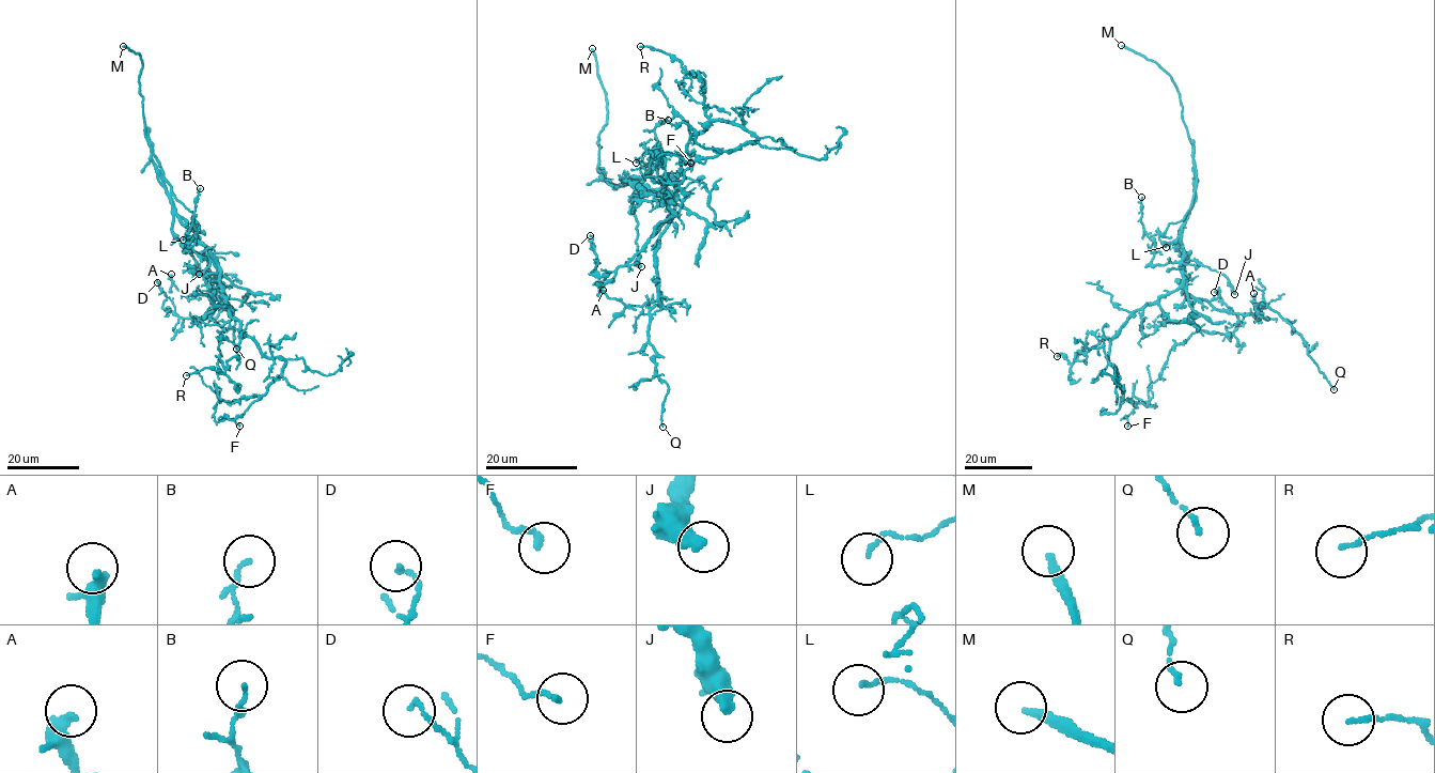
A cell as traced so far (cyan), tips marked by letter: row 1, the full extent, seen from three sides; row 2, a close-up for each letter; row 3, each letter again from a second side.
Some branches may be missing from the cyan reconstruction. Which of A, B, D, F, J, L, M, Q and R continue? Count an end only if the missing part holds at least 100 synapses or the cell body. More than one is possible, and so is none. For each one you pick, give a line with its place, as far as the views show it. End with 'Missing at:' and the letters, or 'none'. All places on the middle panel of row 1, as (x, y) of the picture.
M: Place: (592, 48)
Missing at: M

